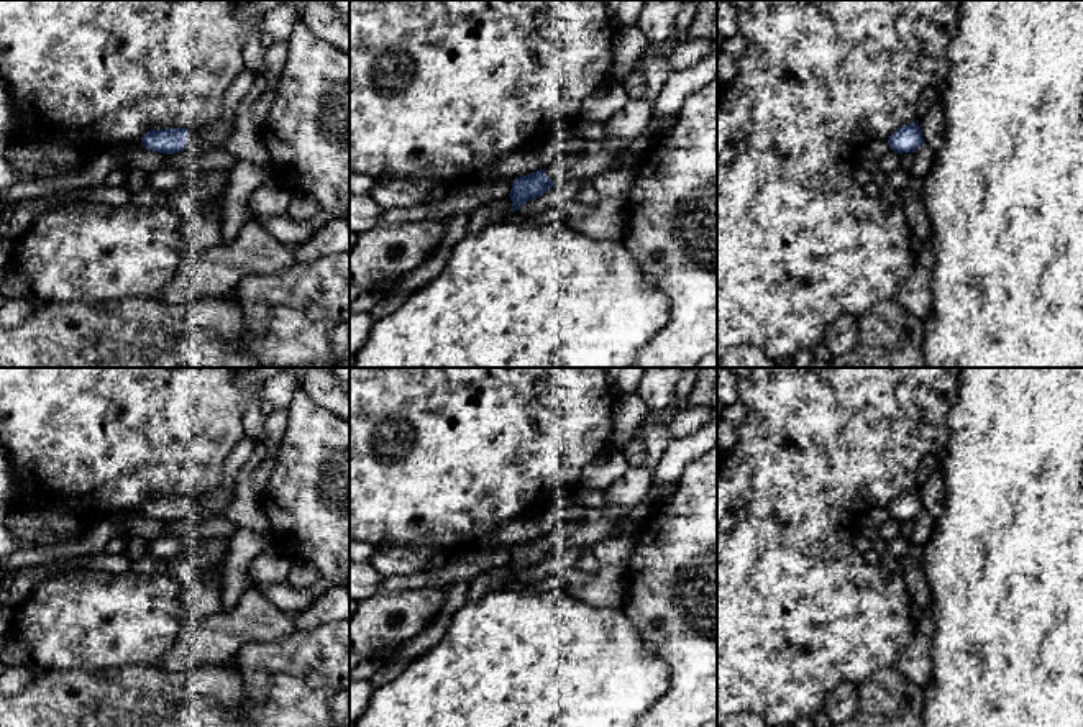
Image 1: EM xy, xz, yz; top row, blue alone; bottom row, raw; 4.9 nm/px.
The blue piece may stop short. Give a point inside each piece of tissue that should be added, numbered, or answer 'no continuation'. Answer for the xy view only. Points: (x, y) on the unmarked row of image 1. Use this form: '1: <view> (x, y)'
1: xy (192, 509)

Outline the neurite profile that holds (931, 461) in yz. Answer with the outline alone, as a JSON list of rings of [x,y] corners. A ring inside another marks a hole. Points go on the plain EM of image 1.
[[[927,455],[916,473],[917,487],[922,486],[939,466],[939,458],[935,455]]]

